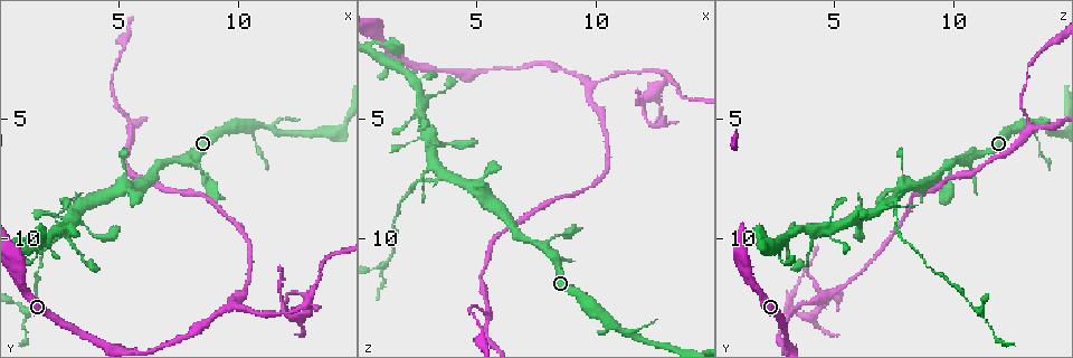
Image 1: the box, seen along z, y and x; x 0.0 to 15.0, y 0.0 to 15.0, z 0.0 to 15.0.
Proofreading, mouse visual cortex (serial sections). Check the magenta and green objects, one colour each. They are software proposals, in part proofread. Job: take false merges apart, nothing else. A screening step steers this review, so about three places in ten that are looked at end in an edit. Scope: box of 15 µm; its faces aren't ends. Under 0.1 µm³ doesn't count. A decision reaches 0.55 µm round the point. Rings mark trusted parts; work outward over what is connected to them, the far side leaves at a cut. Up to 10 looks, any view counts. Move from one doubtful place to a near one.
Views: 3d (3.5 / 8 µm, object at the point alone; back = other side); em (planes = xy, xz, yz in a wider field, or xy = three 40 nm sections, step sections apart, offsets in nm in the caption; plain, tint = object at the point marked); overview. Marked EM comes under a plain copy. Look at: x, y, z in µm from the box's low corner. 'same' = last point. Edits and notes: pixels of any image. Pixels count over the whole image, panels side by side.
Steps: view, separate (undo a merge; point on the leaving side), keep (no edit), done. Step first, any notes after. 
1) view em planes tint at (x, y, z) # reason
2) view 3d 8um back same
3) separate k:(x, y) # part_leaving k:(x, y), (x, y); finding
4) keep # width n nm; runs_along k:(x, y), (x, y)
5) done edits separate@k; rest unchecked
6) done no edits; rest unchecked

view 3d 3.5um at (3.5, 8.4, 7.4) # three-way junction

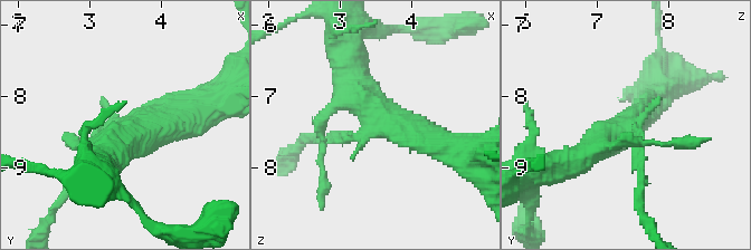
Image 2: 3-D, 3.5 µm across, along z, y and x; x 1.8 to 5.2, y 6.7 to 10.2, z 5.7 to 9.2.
view em xy step 5 tint at (3.55, 8.45, 7.35)

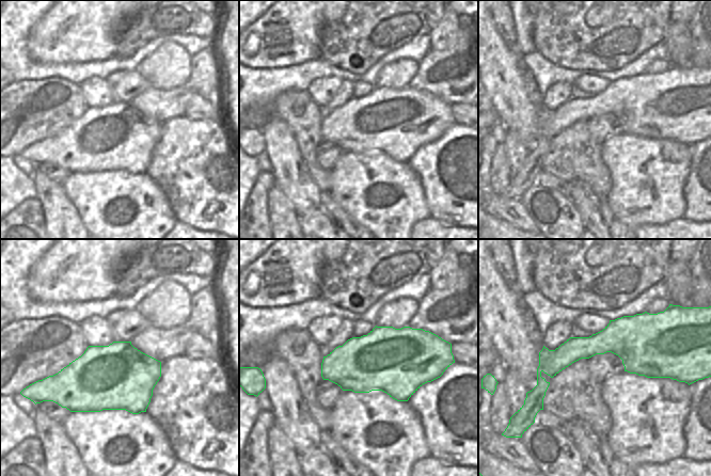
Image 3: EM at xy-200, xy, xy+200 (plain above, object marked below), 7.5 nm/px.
separate 2:(640, 156) # border 3:(342, 346), (343, 373), (333, 379); two cells meet here

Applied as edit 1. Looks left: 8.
view overview # redraw

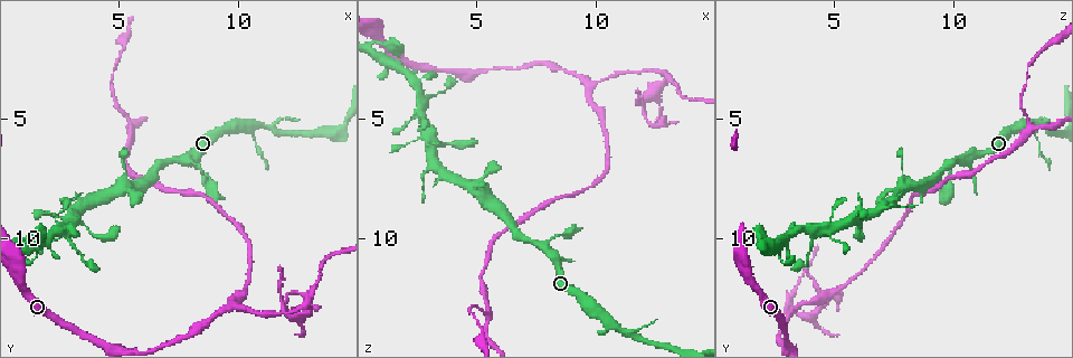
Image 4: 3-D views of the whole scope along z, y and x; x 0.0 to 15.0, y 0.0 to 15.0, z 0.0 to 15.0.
view 3d 3.5um at (10.7, 5.2, 13.5) # calibre changes

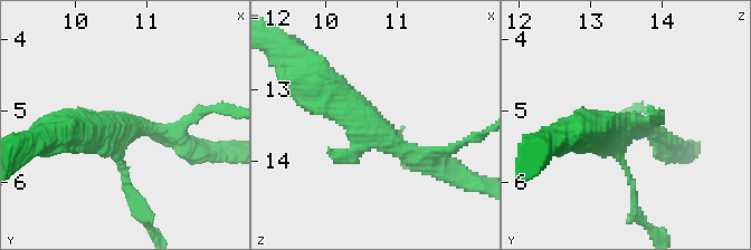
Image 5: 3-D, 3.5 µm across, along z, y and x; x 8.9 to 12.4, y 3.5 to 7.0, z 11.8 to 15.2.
view em xy step 3 tint at (10.70, 5.20, 13.55) # shape alone is not enough

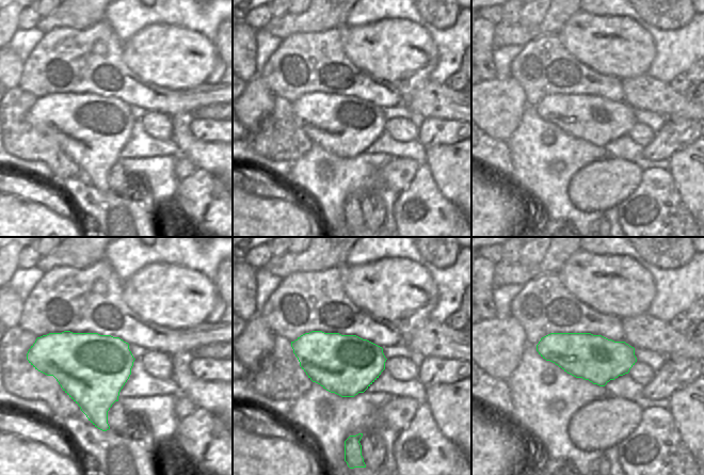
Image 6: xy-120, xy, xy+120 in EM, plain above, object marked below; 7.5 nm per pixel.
view em xy step 1 tint same

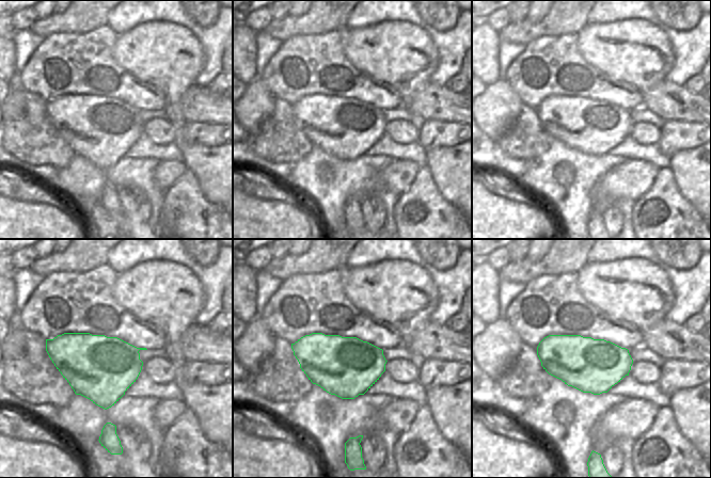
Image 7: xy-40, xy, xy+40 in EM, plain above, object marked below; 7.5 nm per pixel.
keep # runs_along 5:(315, 76), (401, 151), (436, 164); one cell here

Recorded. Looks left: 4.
view 3d 3.5um back at (9.6, 12.9, 3.5) # branch point

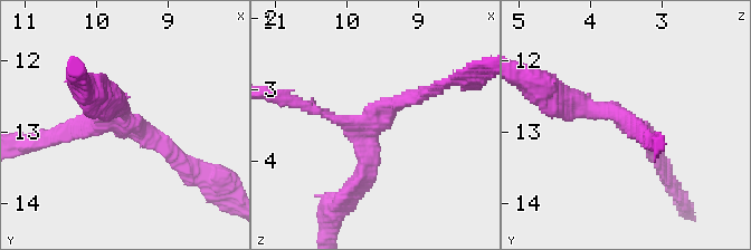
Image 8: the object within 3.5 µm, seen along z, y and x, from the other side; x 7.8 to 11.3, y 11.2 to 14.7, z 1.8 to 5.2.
view em xy step 3 tint at (9.60, 12.90, 3.45) # arms 3; arm_widths 150, 200, 250 nm; shape alone is not enough

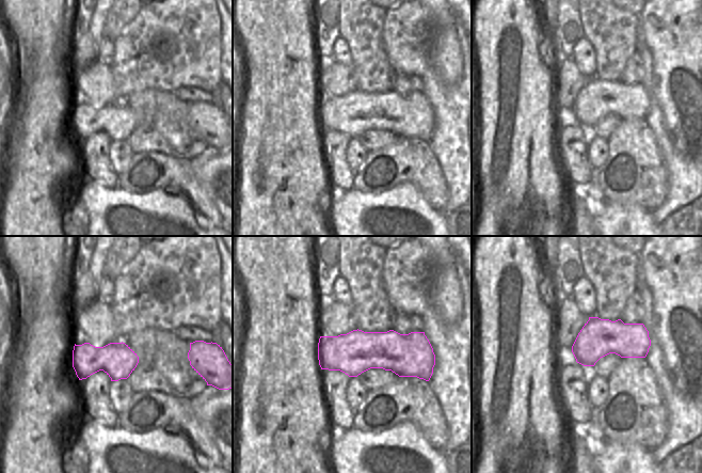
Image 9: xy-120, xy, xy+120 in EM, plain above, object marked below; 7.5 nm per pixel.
keep # runs_along 8:(431, 90), (377, 122), (357, 184); continuous, no second cell

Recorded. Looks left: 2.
view 3d 3.5um at (5.5, 5.4, 13.1) # three arms meet

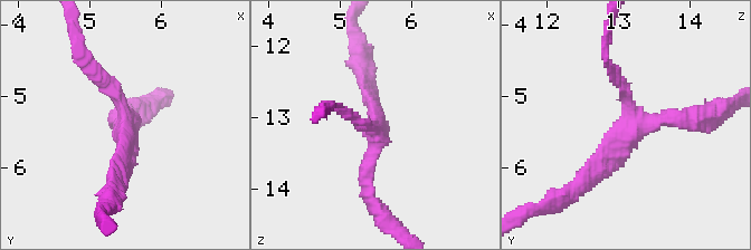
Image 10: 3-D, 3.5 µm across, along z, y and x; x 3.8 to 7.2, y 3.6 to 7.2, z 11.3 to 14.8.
view em xy step 2 tint at (5.50, 5.40, 13.25)

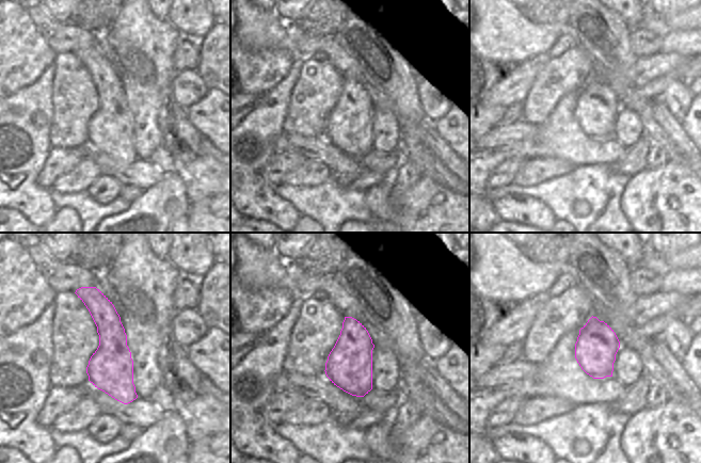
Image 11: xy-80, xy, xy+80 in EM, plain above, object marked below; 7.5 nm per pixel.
keep # arm_widths 200, 200, 250 nm; continuous, no second cell

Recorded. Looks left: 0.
done edits separate@2; rest unchecked

